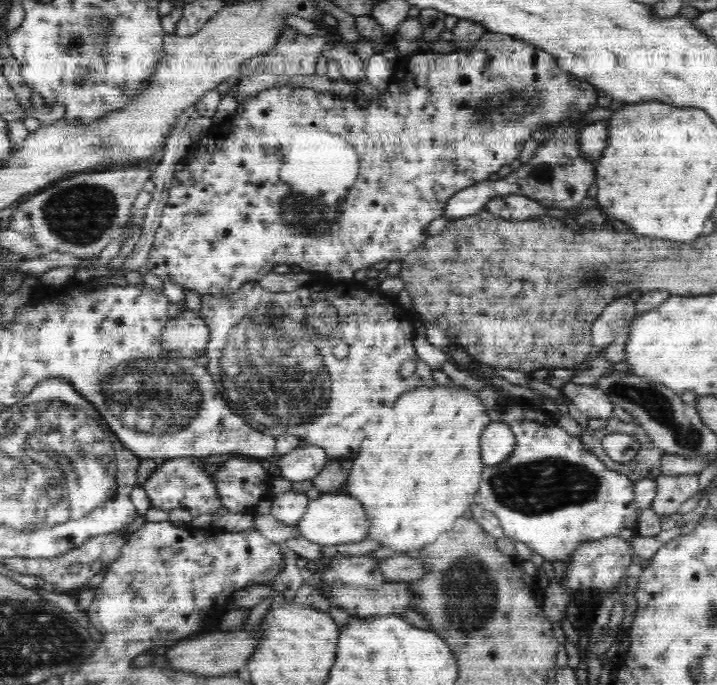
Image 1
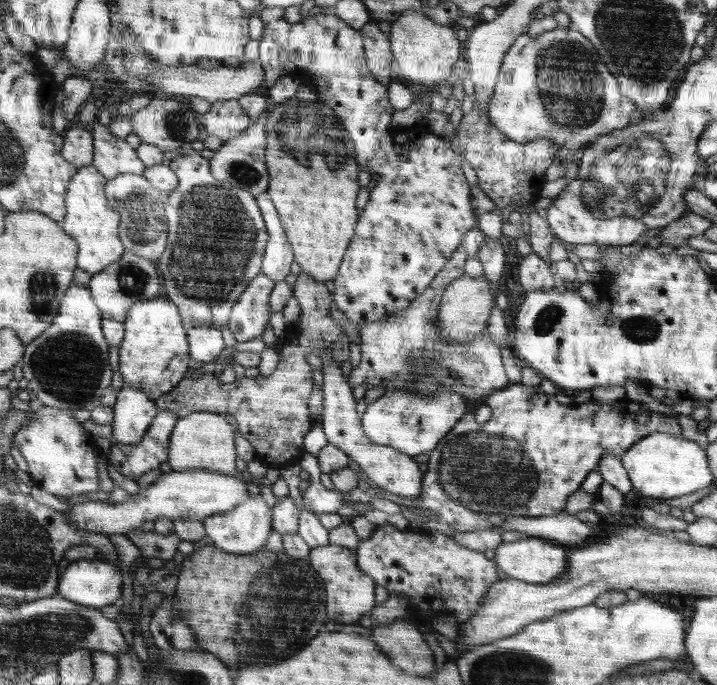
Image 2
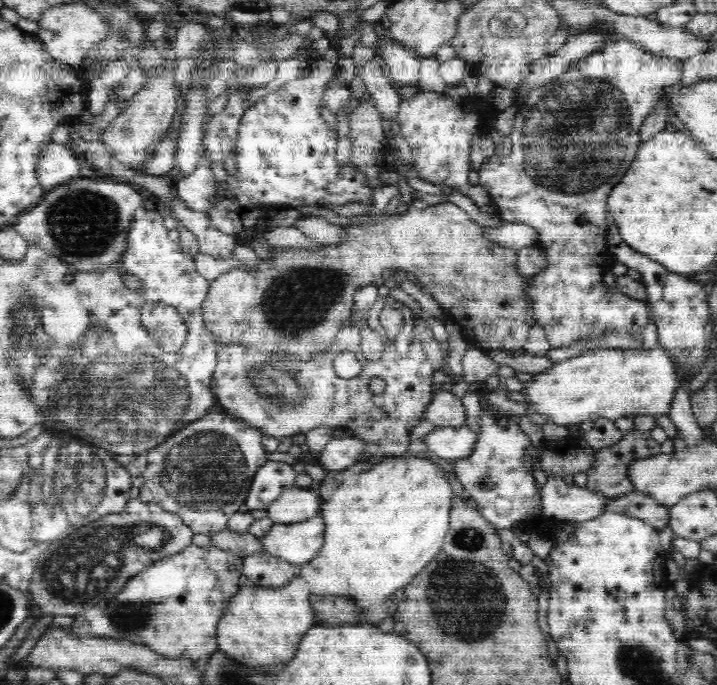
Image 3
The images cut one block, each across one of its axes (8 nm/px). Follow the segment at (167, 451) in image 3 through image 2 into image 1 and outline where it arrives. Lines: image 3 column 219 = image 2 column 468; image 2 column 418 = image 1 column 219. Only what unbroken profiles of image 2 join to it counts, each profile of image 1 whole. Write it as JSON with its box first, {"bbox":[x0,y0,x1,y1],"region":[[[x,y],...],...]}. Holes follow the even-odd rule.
{"bbox":[142,457,222,518],"region":[[[199,457],[160,461],[154,472],[142,484],[151,500],[151,506],[165,511],[184,508],[189,510],[192,518],[200,516],[200,514],[216,513],[218,508],[222,507],[222,501],[204,467],[202,459]]]}

